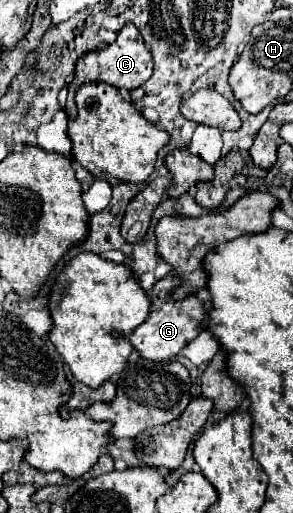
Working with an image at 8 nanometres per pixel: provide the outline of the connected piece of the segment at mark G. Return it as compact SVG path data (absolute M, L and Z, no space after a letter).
M168 275L168 277L160 279L152 287L152 293L148 293L150 303L152 303L150 305L150 315L146 317L146 321L142 325L138 325L138 329L134 329L132 333L126 335L128 341L132 343L132 347L144 359L150 359L150 361L168 361L168 359L176 357L204 329L204 321L208 319L204 303L196 295L186 297L182 301L176 301L172 297L172 291L178 285L180 285L180 279L176 275Z

